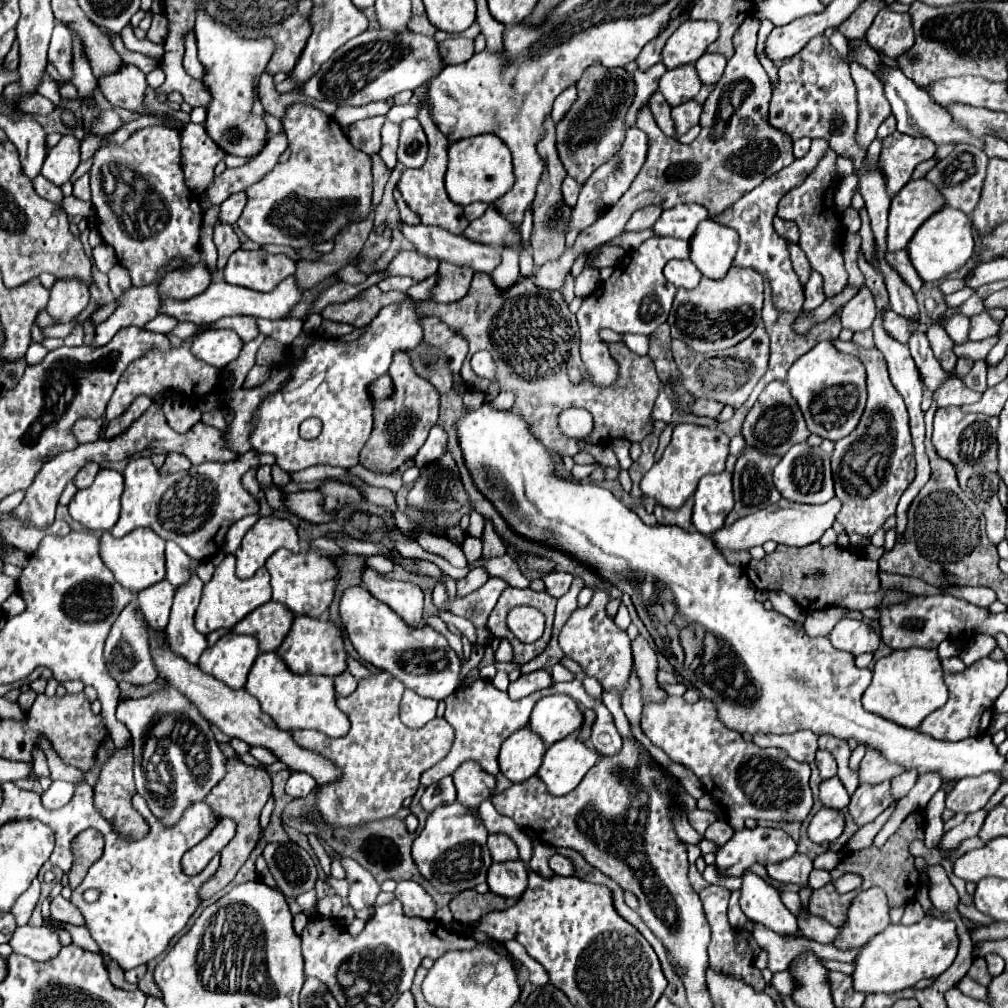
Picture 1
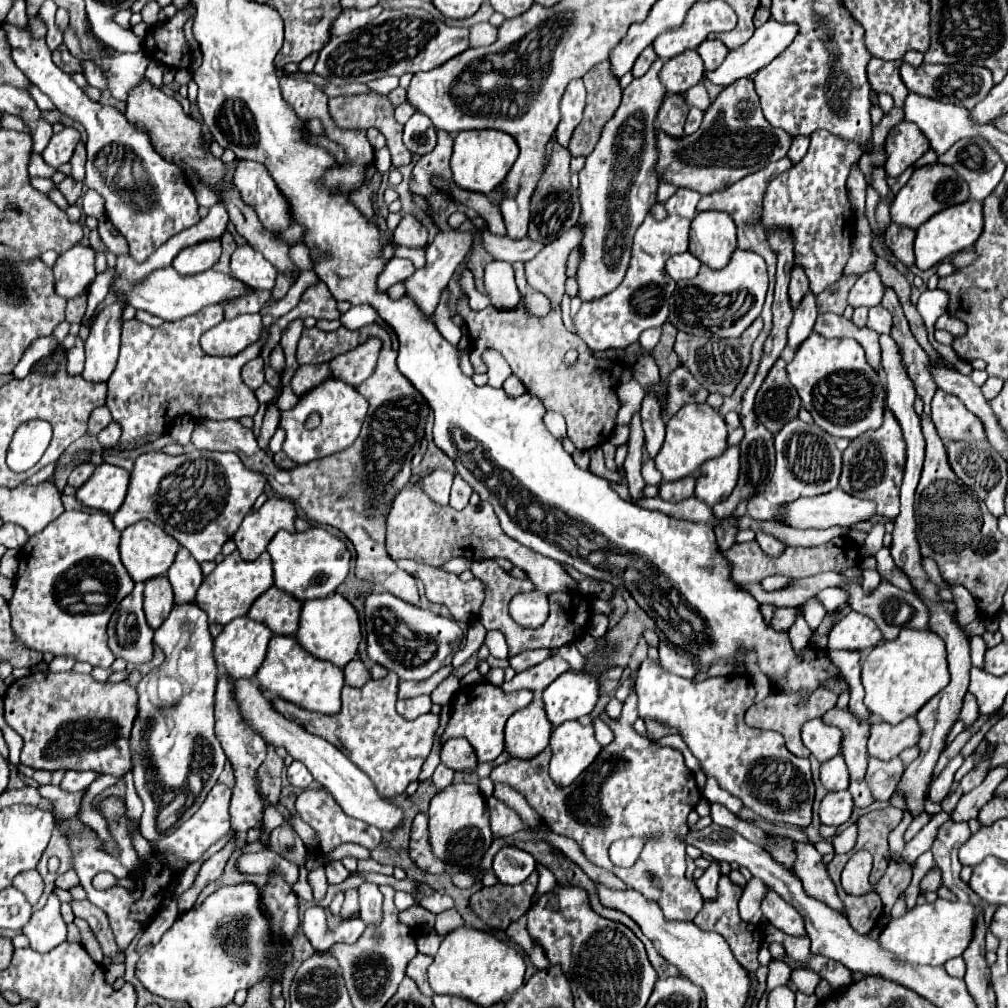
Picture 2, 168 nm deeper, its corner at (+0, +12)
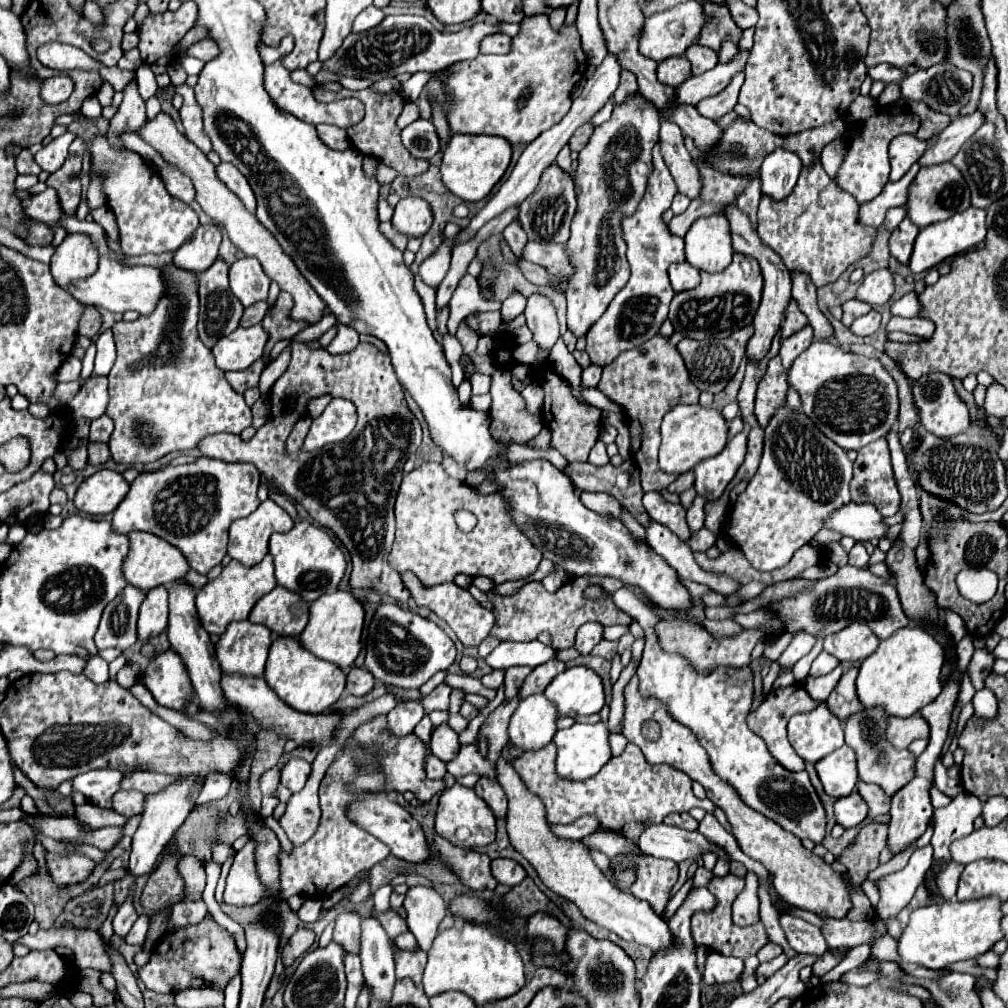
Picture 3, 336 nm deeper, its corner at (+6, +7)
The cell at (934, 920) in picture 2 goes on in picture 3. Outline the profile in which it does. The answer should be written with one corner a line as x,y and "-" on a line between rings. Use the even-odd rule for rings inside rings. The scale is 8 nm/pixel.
985,897
983,901
945,901
941,905
925,905
911,913
909,923
897,939
897,953
905,963
917,963
927,969
943,969
955,961
975,959
991,949
1001,933
1001,901

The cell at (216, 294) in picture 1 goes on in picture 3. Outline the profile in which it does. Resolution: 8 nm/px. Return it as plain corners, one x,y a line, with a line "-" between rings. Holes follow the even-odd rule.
107,257
99,259
99,269
91,277
83,281
75,281
75,285
69,285
67,291
83,305
93,305
93,307
103,307
107,311
115,313
125,313
125,311
137,311
139,315
151,315
159,301
165,297
165,277
161,269
155,267
125,267
119,265
117,261
111,261

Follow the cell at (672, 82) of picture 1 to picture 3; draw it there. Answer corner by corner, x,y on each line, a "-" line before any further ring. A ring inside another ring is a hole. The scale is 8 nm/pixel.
681,55
681,57
669,57
659,63
657,67
657,79
663,85
679,87
683,81
691,77
691,63

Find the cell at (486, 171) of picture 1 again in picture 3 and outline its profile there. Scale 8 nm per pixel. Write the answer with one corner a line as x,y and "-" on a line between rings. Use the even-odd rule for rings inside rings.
453,135
441,161
441,177
445,187
465,199
465,201
481,201
489,195
495,183
503,177
511,161
511,143
503,137
493,135

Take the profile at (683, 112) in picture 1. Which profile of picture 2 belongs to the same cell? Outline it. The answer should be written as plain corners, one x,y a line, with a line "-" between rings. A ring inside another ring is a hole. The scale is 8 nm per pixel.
697,84
697,86
689,88
687,94
685,94
685,102
687,102
689,106
697,106
697,108
703,110
703,112
705,112
705,110
709,108
709,104
711,104
709,94
707,94
707,90
705,90
703,84

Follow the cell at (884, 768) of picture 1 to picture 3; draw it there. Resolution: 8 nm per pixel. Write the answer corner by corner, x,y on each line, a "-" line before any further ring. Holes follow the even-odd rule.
917,713
899,719
899,717
889,717
887,719
887,729
885,729
885,739
895,747
895,749
907,749
907,745
915,739
927,739
929,737
929,725
925,723
923,717

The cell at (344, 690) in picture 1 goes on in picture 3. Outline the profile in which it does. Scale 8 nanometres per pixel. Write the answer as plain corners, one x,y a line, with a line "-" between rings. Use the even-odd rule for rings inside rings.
353,667
349,673
347,673
347,685
345,685
345,693
347,695
365,695
373,689
375,685
375,679
371,677
371,673
367,673
367,669
359,669
359,667

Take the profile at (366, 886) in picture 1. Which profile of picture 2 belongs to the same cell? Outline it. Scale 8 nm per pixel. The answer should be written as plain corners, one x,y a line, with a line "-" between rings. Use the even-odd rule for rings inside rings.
365,882
359,888
359,900
361,900
361,920
367,926
377,926
381,922
381,918
383,918
383,912
381,912
383,896
381,896
377,884

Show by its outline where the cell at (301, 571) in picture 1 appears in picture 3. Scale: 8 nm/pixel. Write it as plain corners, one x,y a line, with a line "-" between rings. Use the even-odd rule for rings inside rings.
299,521
287,533
273,533
269,553
275,559
277,585
297,593
303,601
311,603
325,593
335,593
345,573
345,555
328,531
316,524

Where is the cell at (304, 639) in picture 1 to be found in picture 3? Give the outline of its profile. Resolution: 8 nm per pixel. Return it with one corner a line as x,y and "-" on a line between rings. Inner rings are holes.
335,591
319,597
309,607
309,623
299,635
301,645
315,657
335,663
339,669
349,669
361,651
361,631
363,631
363,605
349,591

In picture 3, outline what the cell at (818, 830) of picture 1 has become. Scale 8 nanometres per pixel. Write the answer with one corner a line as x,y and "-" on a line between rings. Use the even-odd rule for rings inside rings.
851,793
847,797
839,797
833,803
835,821
843,827
855,827
867,817
867,805
863,805
863,799
857,793

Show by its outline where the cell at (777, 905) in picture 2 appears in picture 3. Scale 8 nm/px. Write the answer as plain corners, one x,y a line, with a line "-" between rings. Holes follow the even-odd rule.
787,913
779,915
779,925
785,931
787,943
797,953
815,955
815,953
825,953
827,951
827,943
823,941
823,935
819,933
819,927
815,927
815,925
803,921
799,917
787,915

